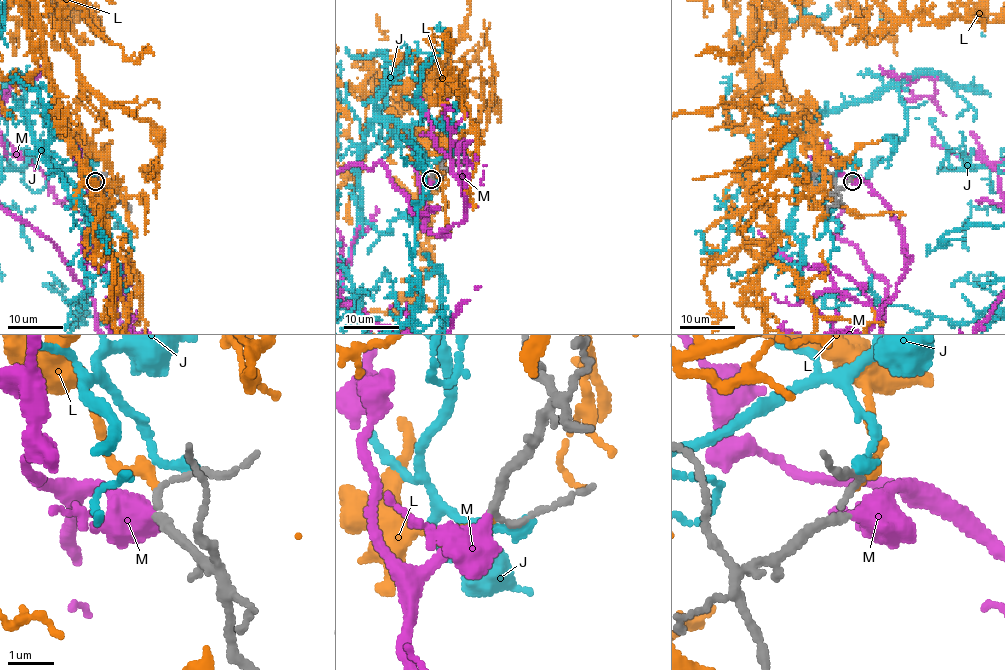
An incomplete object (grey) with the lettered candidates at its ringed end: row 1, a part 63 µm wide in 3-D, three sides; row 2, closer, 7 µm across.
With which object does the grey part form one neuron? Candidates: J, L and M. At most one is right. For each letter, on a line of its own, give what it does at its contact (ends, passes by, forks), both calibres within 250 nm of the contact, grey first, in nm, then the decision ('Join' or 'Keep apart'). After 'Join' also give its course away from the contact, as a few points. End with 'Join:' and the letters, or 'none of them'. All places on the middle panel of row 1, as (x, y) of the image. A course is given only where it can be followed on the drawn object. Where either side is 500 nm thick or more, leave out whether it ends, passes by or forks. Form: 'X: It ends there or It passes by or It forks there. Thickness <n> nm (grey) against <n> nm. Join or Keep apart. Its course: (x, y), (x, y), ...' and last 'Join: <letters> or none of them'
J: It ends there. Thickness 110 nm (grey) against 280 nm. Keep apart
L: It ends there. Thickness 140 nm (grey) against 280 nm. Keep apart
M: It ends there. Thickness 150 nm (grey) against 440 nm. Join
Join: M

